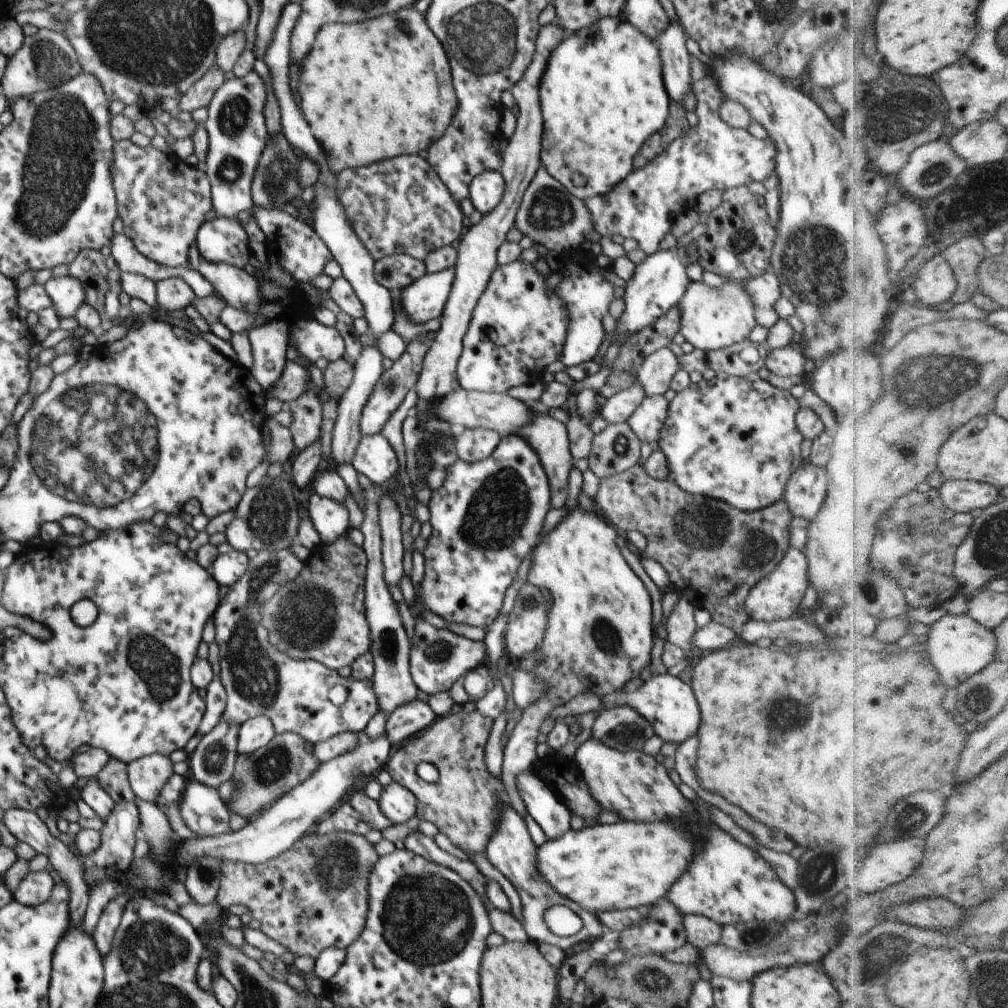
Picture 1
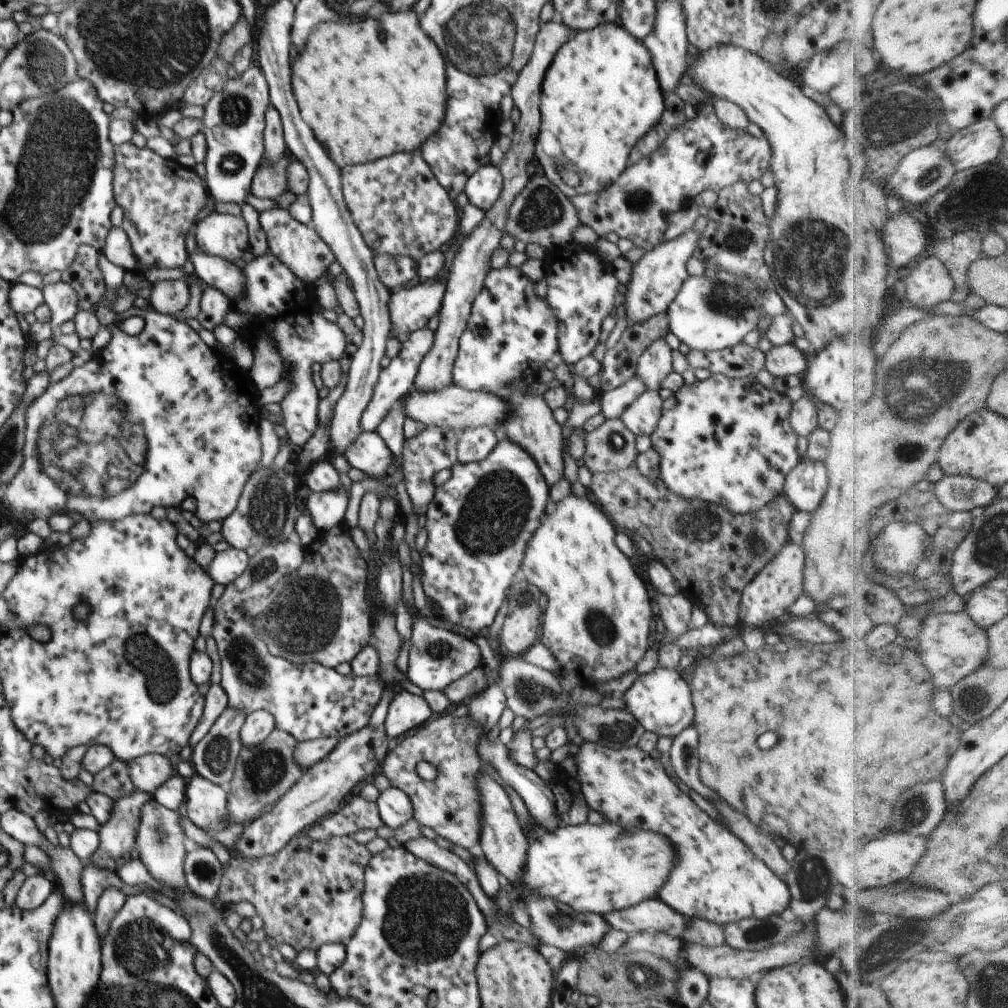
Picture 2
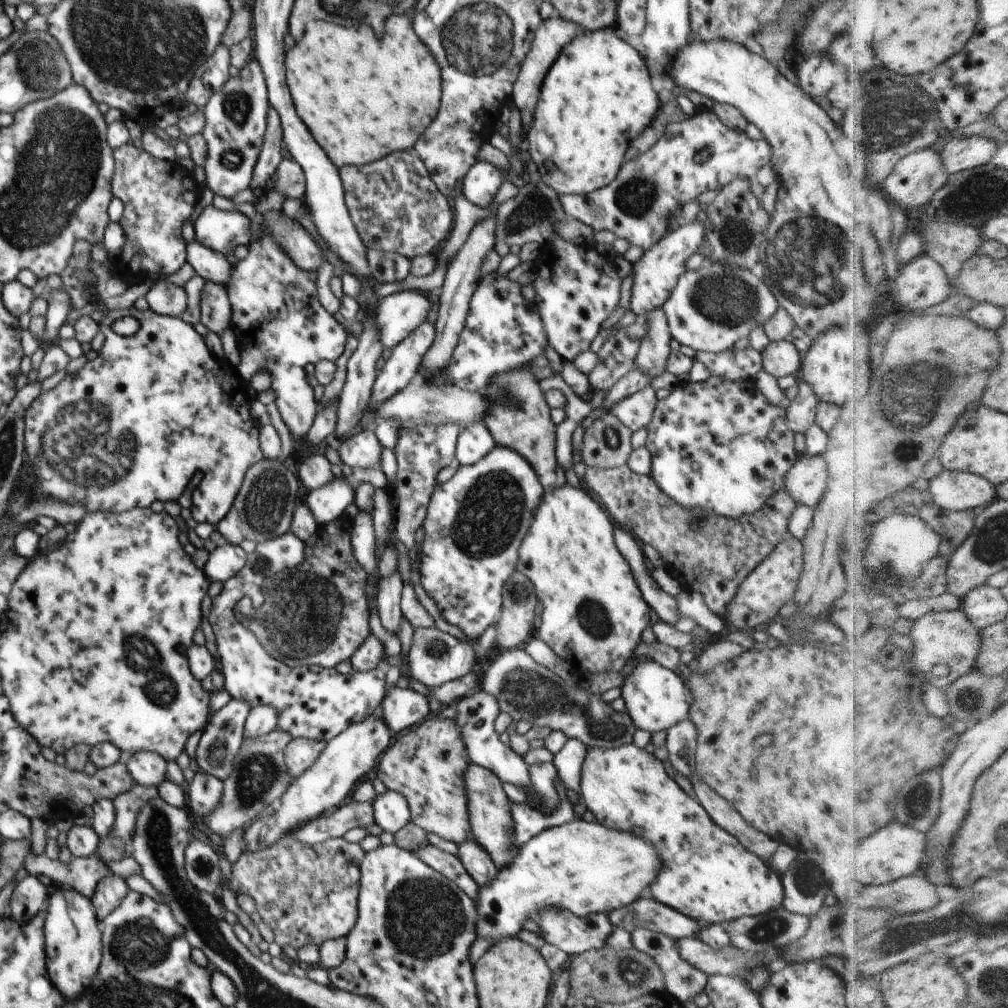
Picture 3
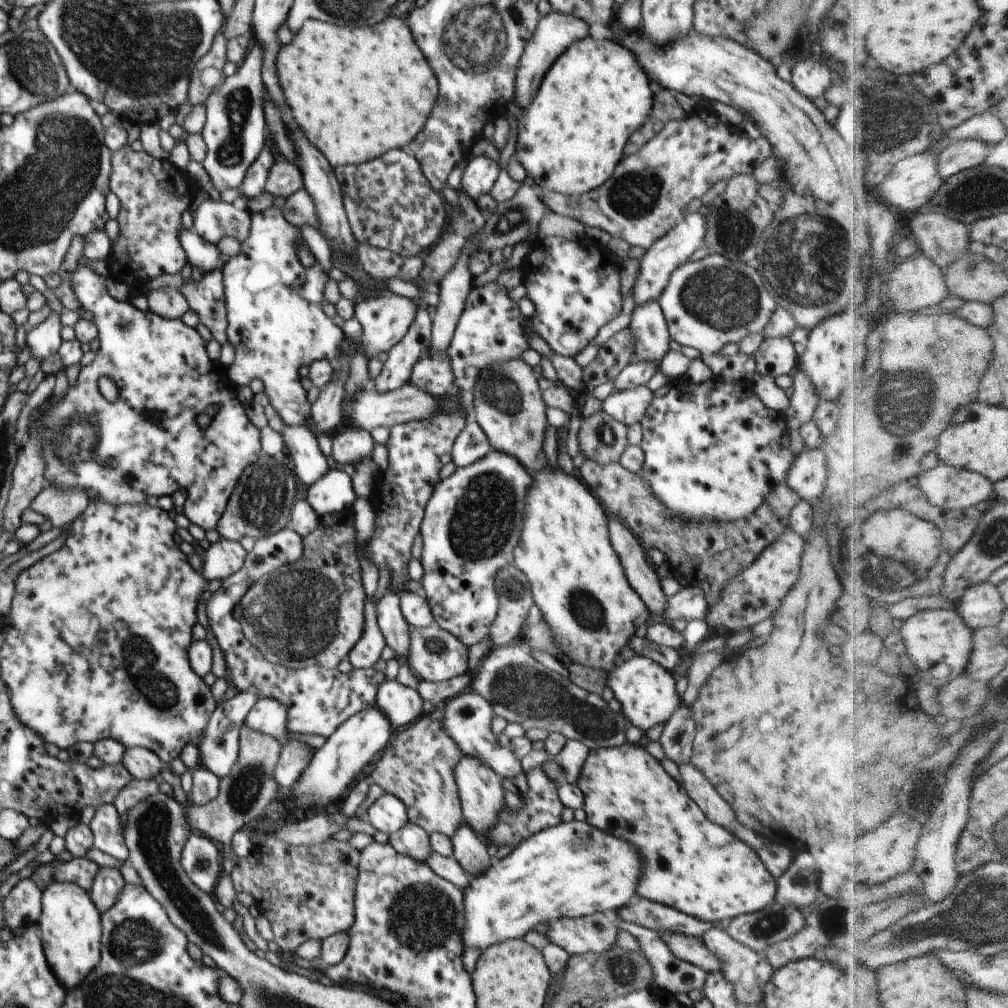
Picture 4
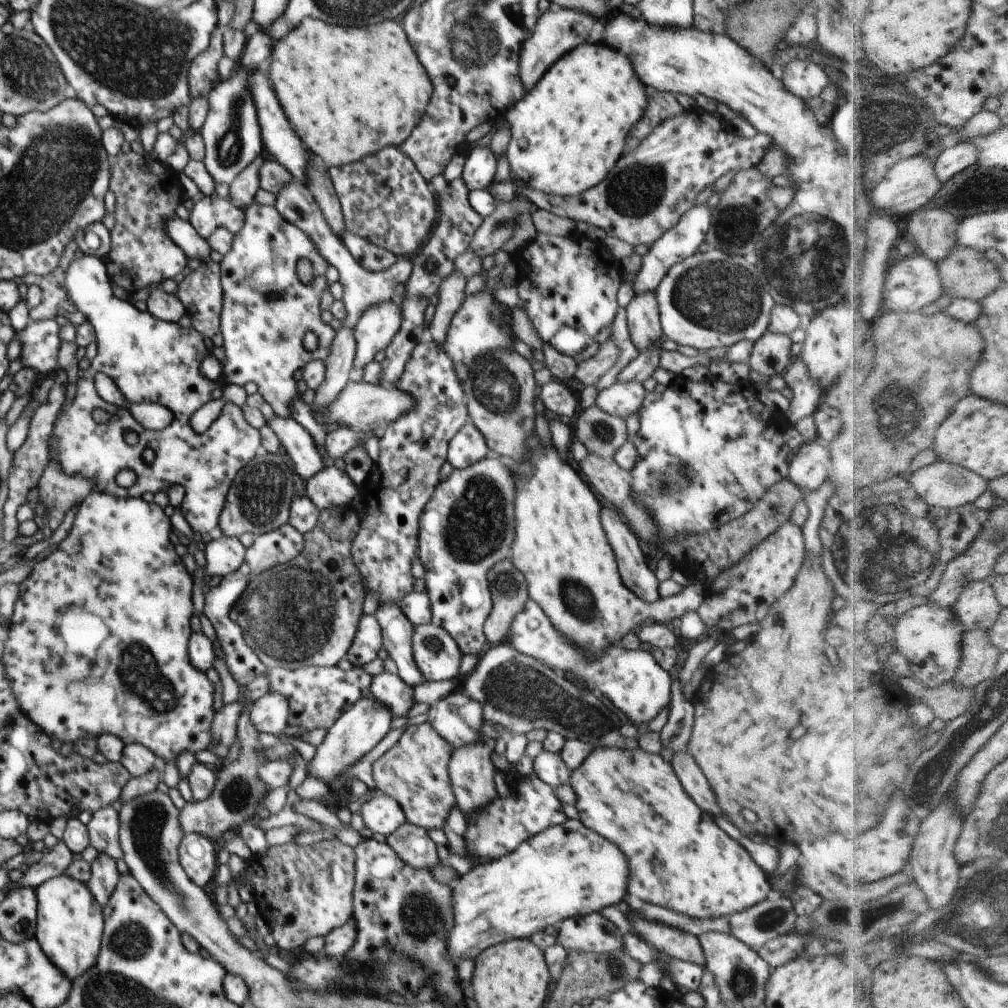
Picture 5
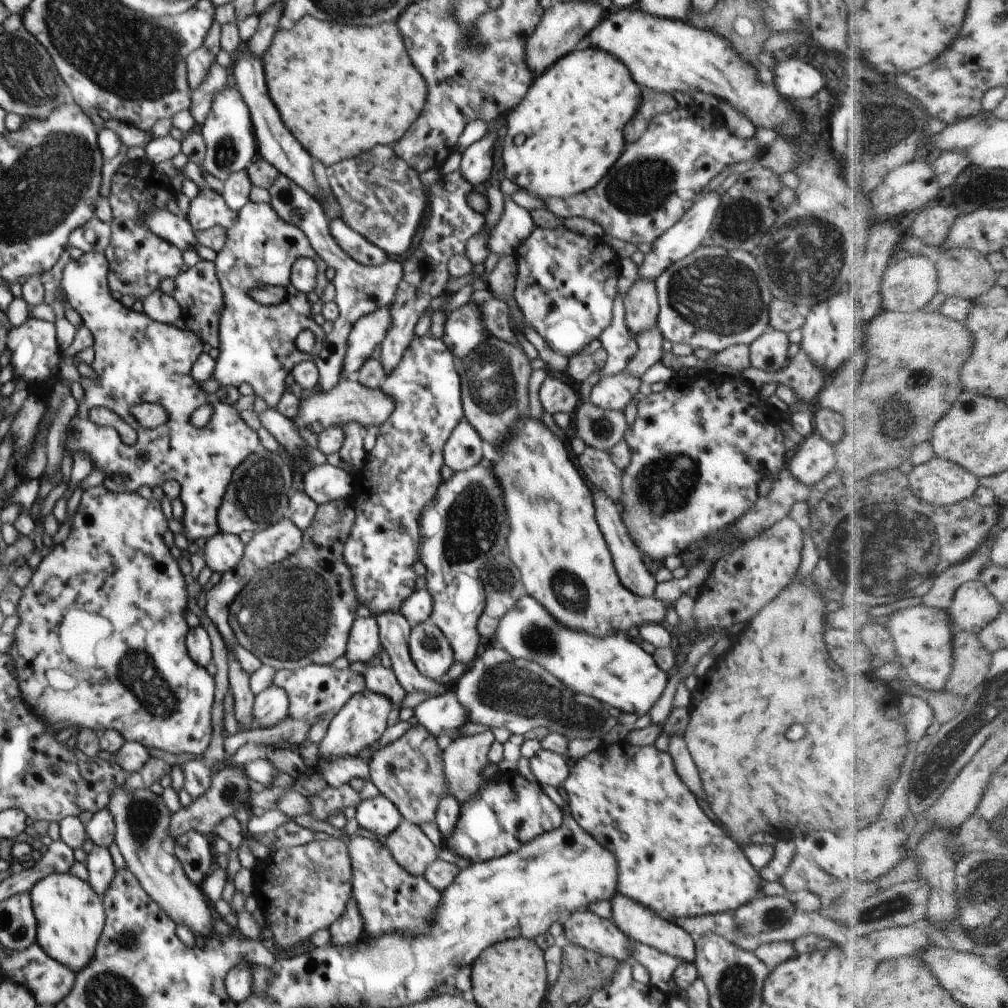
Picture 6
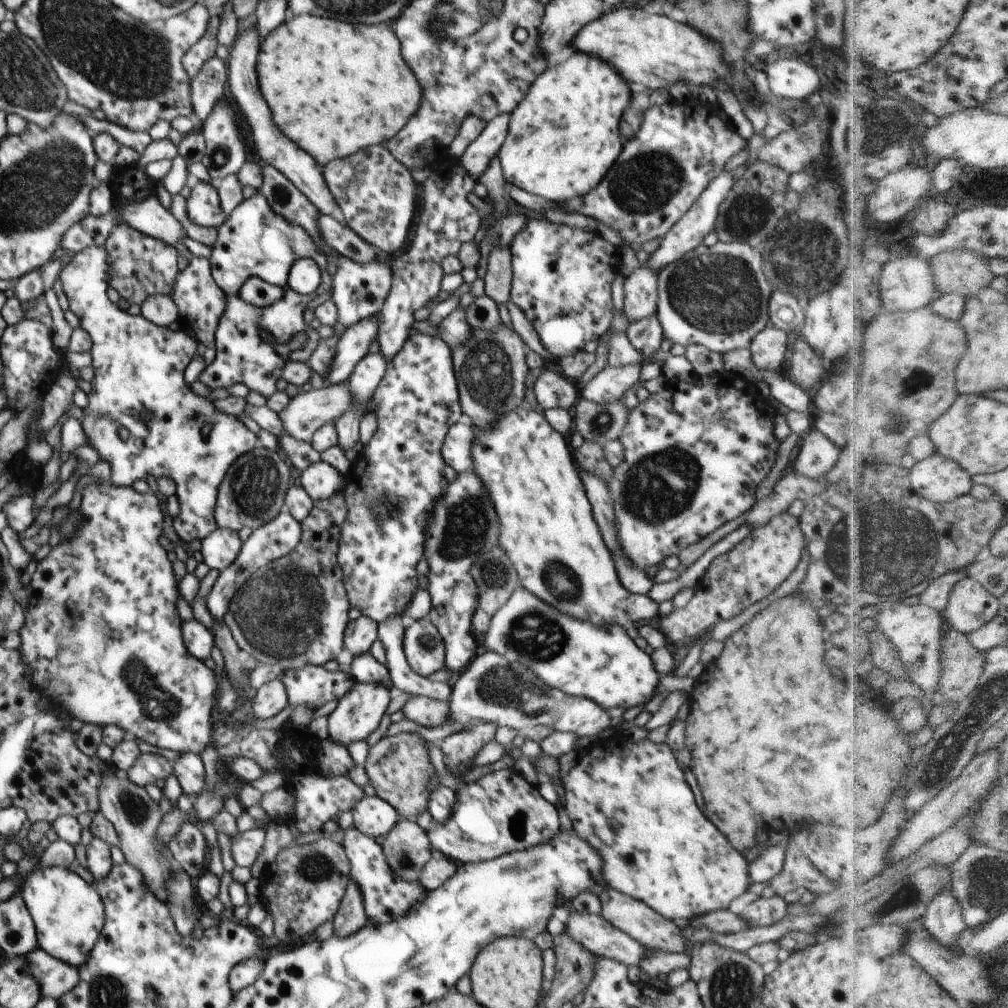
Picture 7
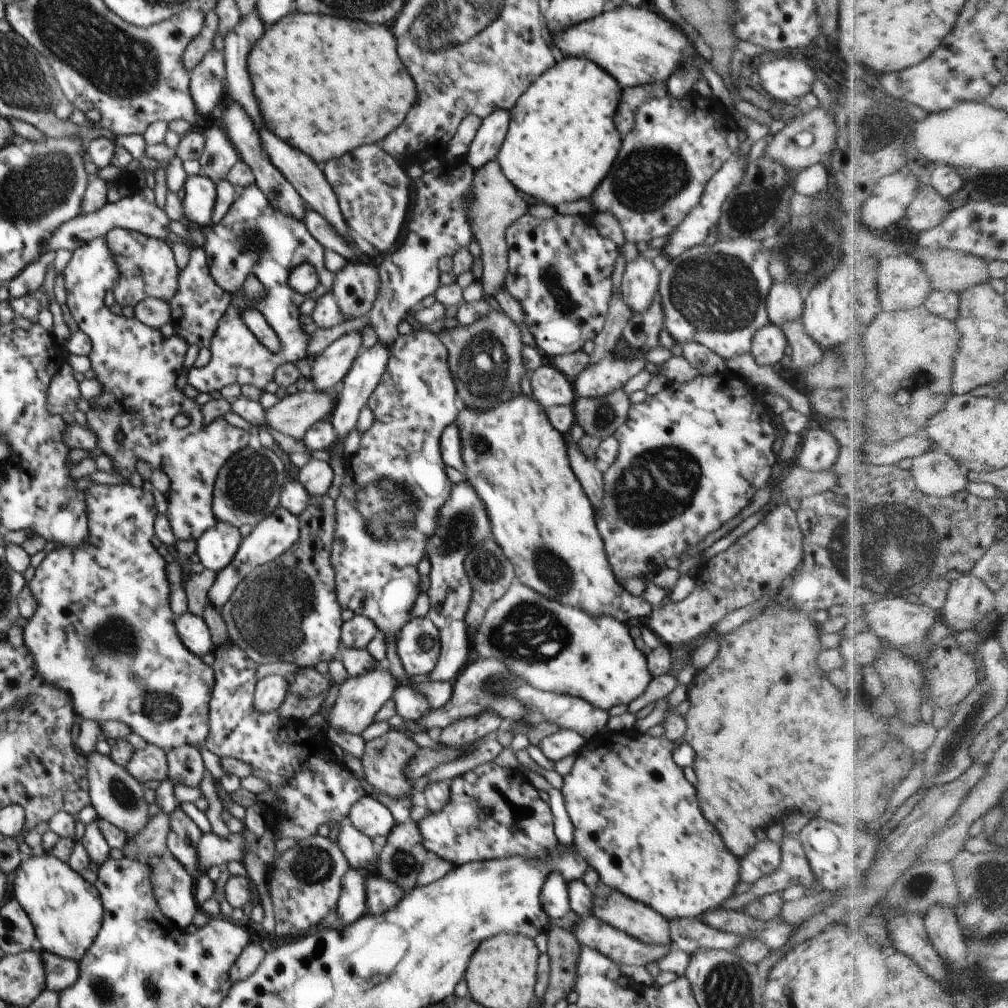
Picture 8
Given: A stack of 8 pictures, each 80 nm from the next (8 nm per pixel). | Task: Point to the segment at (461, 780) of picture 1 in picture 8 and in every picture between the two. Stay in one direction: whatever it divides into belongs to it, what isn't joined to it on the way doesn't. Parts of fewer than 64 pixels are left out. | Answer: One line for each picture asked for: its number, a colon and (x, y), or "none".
2: (451, 805)
3: (427, 766)
4: (417, 765)
5: (415, 771)
6: (410, 771)
7: (399, 769)
8: (385, 759)

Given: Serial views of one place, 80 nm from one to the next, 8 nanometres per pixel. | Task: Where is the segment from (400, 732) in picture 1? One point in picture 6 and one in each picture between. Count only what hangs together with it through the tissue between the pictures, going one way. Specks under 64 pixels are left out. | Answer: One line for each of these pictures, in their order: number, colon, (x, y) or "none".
2: (407, 711)
3: (402, 708)
4: (402, 705)
5: (389, 689)
6: (378, 679)

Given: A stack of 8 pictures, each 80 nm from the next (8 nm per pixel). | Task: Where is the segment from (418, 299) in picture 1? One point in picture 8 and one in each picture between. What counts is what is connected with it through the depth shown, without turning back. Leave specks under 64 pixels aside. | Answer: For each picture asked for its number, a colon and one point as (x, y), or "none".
2: (410, 309)
3: (397, 315)
4: (385, 320)
5: (378, 324)
6: (369, 331)
7: (352, 347)
8: (329, 368)

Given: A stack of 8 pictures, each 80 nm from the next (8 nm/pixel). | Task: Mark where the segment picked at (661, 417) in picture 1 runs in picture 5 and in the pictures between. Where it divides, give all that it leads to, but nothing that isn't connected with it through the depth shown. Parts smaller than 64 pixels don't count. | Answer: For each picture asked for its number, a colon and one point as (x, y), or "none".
2: (641, 417)
3: (636, 411)
4: (629, 406)
5: (623, 400)

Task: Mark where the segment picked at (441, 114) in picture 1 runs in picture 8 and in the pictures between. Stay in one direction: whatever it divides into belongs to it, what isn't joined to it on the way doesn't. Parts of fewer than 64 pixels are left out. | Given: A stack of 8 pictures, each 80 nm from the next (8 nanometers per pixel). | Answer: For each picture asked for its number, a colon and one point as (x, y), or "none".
2: (365, 97)
3: (362, 98)
4: (356, 93)
5: (349, 92)
6: (340, 90)
7: (334, 88)
8: (327, 85)

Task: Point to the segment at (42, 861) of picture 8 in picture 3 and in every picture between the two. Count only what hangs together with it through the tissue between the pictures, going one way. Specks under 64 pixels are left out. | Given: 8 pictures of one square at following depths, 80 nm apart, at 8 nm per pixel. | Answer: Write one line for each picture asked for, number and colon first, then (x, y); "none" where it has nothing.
3: (73, 945)
4: (70, 928)
5: (70, 921)
6: (70, 916)
7: (69, 915)

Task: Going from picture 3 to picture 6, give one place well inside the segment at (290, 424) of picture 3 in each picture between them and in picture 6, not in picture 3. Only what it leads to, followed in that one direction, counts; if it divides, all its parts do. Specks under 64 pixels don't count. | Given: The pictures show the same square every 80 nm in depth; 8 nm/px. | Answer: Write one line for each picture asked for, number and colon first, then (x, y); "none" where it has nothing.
4: (276, 322)
5: (267, 309)
6: (257, 346)

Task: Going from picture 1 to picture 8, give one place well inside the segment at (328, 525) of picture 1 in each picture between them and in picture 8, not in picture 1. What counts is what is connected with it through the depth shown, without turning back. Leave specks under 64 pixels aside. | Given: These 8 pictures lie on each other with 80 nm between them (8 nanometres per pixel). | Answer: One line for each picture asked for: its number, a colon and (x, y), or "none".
2: (327, 509)
3: (327, 503)
4: (334, 492)
5: (330, 488)
6: (325, 483)
7: (320, 480)
8: (316, 476)

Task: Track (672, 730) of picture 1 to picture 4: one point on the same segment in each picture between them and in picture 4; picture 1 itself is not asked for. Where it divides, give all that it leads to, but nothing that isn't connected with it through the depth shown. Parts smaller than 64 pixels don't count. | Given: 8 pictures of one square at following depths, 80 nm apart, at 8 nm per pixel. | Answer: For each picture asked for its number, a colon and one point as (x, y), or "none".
2: (661, 701)
3: (655, 697)
4: (647, 692)

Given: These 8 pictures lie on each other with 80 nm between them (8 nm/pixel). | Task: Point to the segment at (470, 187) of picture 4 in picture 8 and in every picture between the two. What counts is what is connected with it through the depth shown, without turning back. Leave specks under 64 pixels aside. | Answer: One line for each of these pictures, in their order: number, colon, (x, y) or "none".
5: (479, 170)
6: (477, 162)
7: (478, 155)
8: (484, 148)

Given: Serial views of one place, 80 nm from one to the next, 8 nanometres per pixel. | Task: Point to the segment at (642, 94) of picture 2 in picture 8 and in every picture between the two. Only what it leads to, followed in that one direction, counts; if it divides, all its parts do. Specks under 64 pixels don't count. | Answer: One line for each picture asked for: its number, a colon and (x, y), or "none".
3: (597, 96)
4: (571, 136)
5: (567, 132)
6: (567, 132)
7: (563, 137)
8: (562, 141)

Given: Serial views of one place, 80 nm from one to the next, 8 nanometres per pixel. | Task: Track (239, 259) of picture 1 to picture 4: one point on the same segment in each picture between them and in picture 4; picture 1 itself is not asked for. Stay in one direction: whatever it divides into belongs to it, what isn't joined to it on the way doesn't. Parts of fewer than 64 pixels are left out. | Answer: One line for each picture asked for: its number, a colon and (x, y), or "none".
2: (226, 236)
3: (221, 231)
4: (213, 220)

